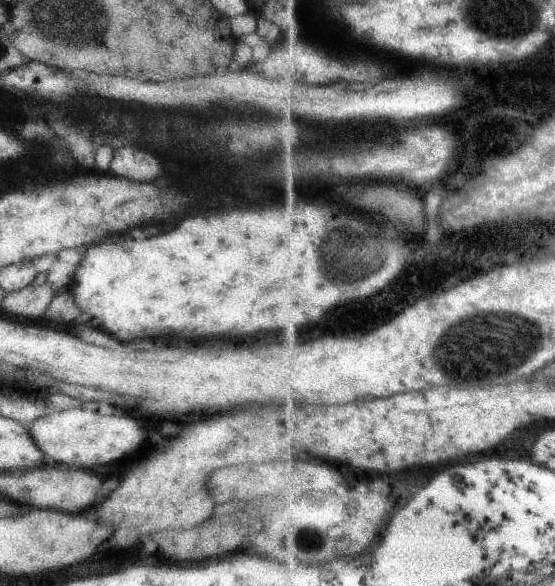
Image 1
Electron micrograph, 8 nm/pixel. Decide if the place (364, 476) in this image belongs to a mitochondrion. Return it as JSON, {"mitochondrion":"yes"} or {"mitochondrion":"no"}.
{"mitochondrion":"no"}

